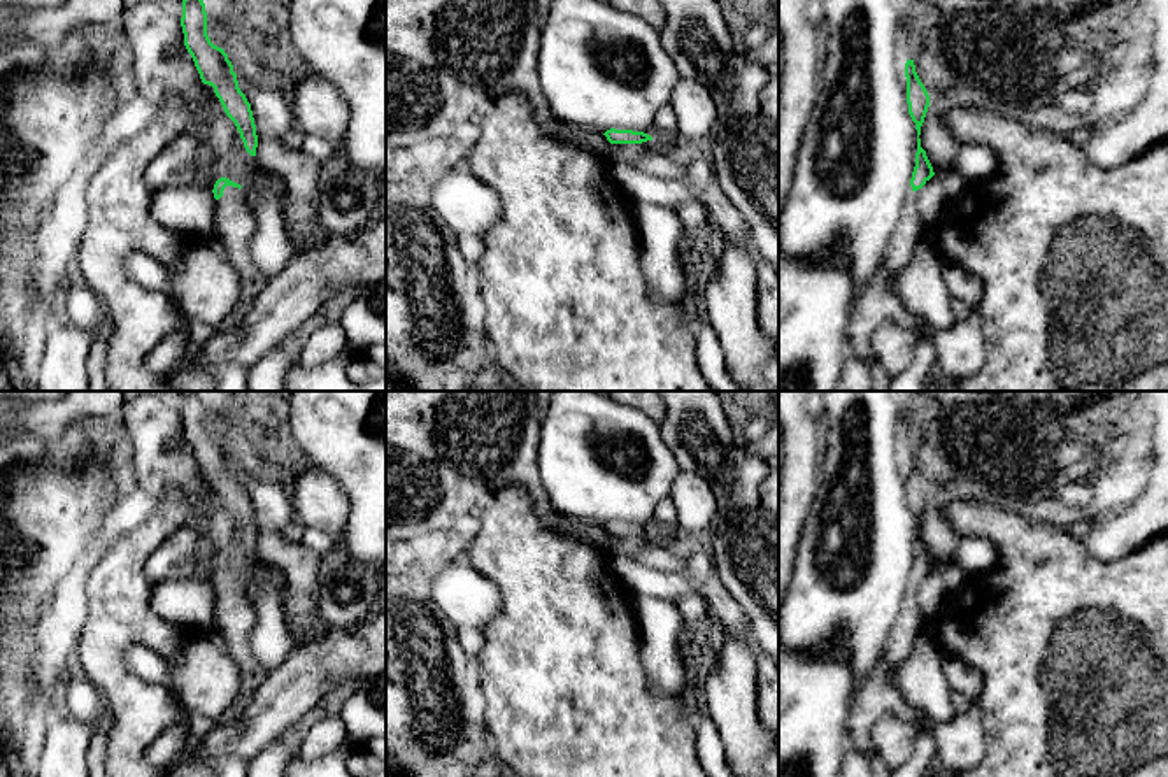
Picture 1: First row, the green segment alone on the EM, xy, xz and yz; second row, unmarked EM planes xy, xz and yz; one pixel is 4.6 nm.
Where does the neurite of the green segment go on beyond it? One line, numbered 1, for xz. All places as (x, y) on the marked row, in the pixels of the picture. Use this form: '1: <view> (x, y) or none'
1: none

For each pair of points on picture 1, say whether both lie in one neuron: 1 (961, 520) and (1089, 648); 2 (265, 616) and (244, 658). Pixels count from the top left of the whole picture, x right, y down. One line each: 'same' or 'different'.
1: same
2: different

